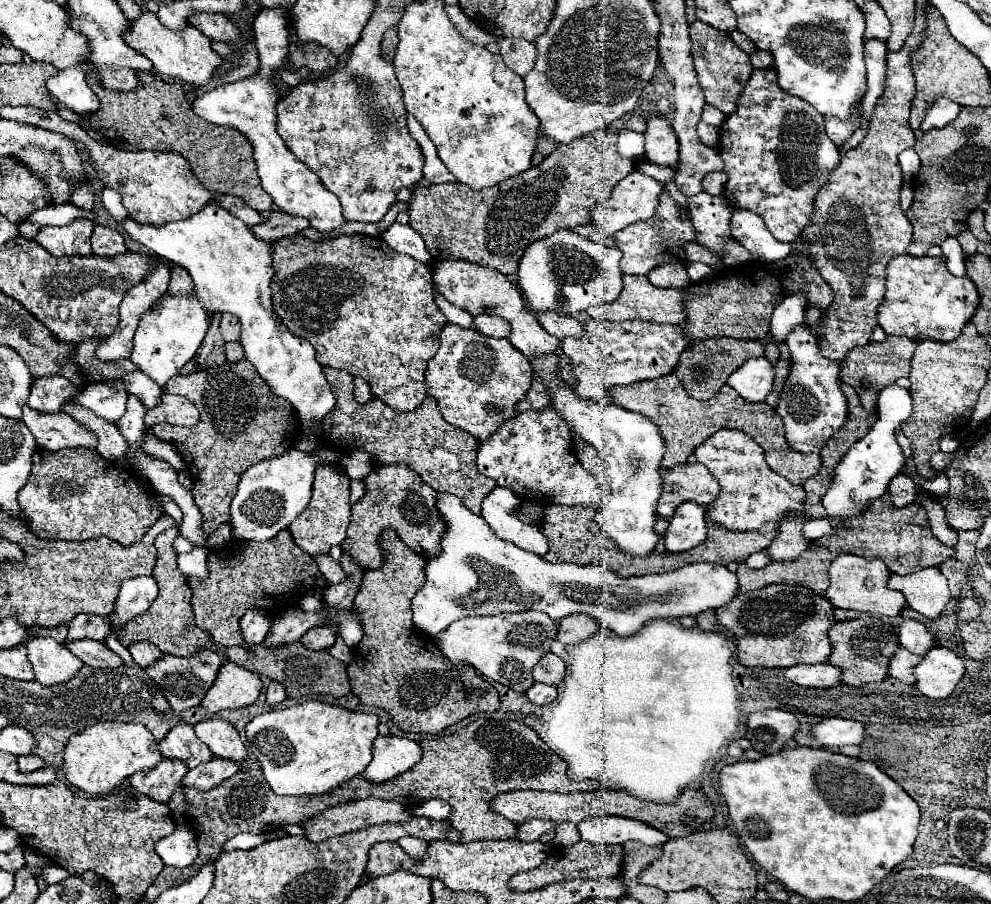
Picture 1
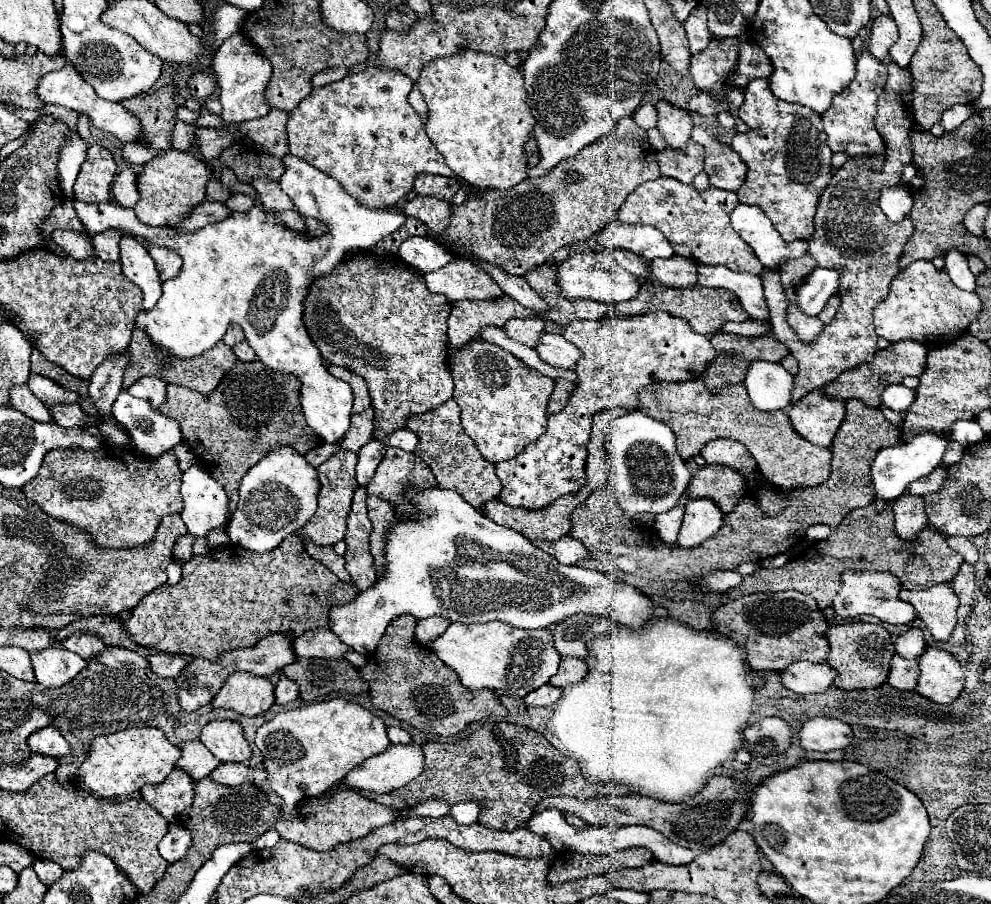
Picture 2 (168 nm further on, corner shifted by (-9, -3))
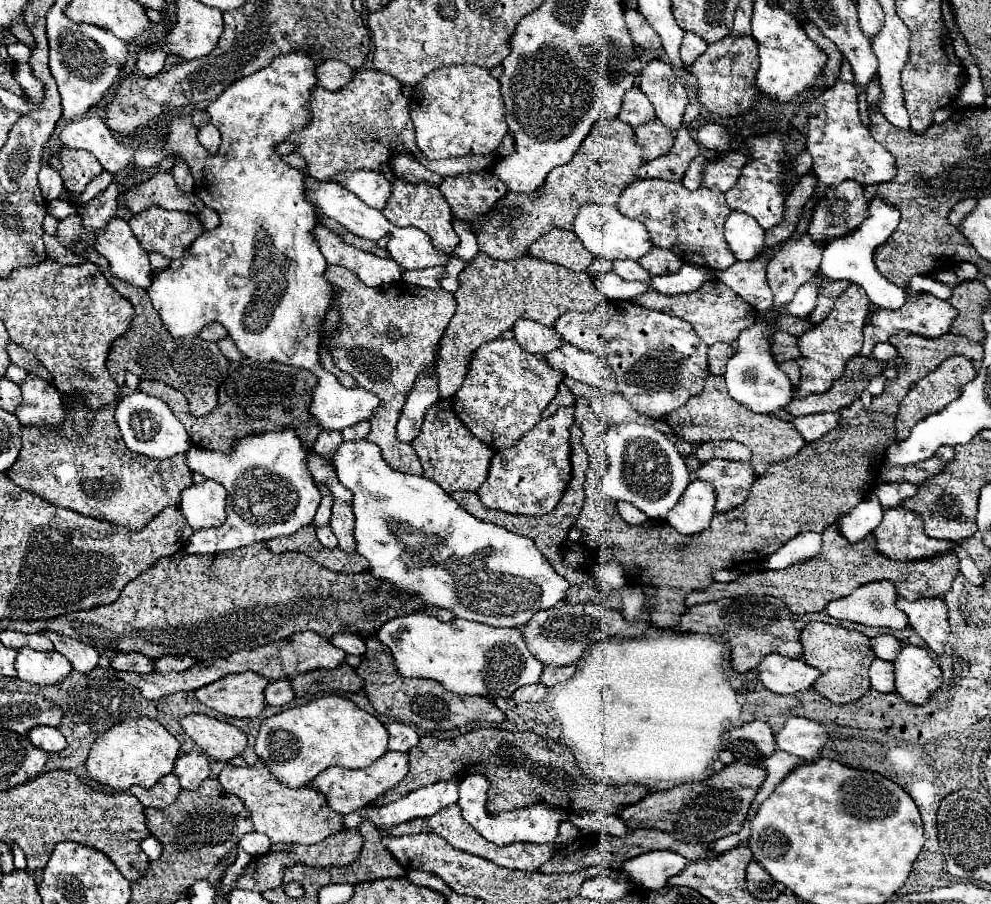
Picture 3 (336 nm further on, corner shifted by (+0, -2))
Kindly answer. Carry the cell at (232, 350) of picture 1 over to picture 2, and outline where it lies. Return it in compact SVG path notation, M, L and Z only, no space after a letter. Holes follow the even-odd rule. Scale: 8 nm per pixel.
M241 342L241 344L233 346L233 352L235 352L235 356L237 356L241 362L251 362L251 360L255 360L255 352L251 350L251 346L249 346L247 342Z

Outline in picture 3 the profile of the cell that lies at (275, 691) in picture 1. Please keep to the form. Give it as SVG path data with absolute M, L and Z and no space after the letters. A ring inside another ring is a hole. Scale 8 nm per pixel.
M278 679L278 681L270 681L264 689L264 697L268 705L274 707L282 707L286 703L290 703L294 699L294 691L288 683L288 679Z

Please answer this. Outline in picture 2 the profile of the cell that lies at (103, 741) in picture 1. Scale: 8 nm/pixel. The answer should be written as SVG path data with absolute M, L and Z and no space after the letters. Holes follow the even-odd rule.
M131 728L107 736L97 736L91 742L89 756L77 770L77 778L97 796L115 798L141 790L145 784L159 784L175 768L181 752L173 746L159 728Z

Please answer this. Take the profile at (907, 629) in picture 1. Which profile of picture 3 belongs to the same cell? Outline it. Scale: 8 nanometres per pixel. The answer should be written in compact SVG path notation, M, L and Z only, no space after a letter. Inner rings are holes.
M878 635L876 639L872 639L872 651L878 659L892 661L900 651L900 641L892 635Z

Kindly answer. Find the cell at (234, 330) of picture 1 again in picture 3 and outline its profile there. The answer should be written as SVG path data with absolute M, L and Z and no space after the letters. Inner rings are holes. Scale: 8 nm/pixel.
M208 323L208 325L204 325L202 327L202 331L198 333L202 339L206 339L206 341L220 341L222 337L226 337L228 335L228 331L220 325L220 323Z

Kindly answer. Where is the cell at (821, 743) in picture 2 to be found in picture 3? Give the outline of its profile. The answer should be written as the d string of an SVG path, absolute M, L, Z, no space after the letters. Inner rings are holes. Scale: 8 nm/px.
M790 717L776 733L776 745L806 763L814 761L820 755L826 739L828 735L818 721L802 717Z

